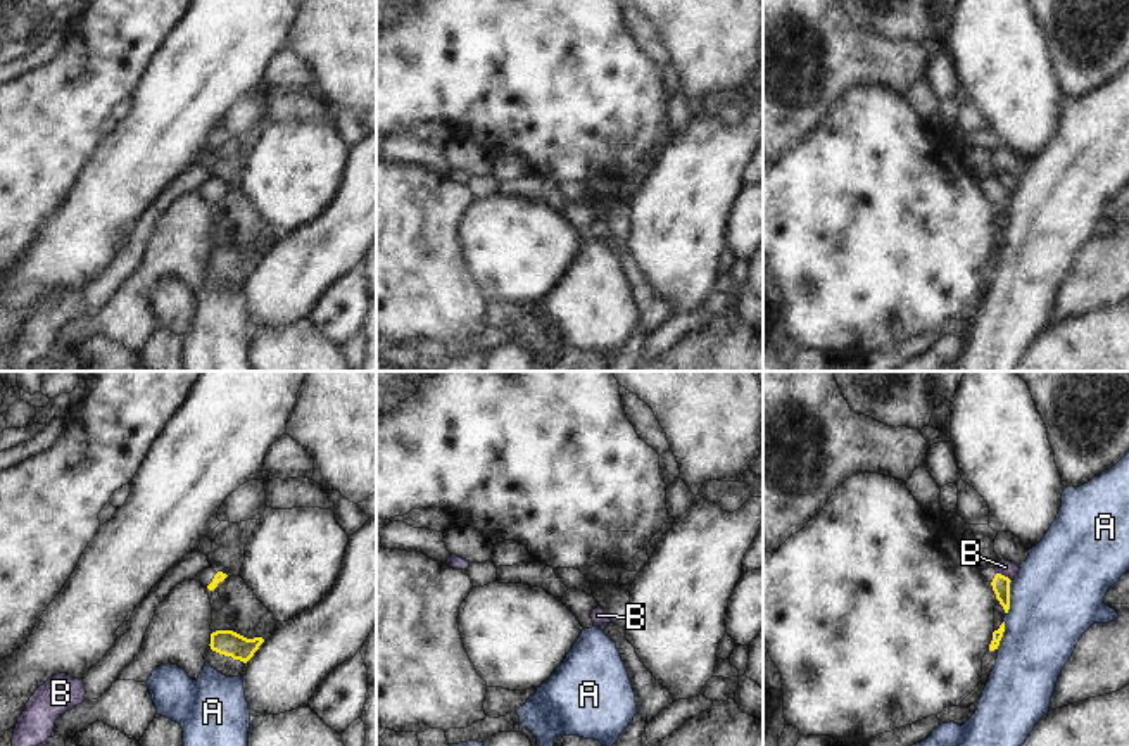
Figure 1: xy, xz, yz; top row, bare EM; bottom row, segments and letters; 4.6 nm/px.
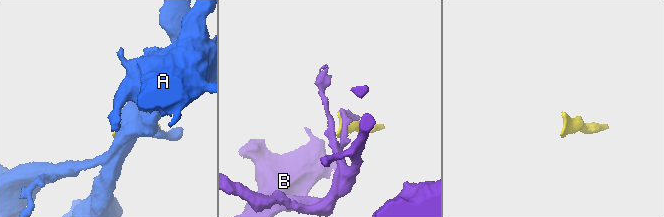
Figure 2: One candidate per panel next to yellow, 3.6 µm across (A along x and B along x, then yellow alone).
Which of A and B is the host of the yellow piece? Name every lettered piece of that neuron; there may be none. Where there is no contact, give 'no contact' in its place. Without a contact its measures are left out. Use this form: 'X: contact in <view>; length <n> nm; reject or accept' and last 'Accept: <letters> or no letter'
A: contact in yz; length 160 nm; reject
B: contact in yz; length 80 nm; reject
Accept: no letter

